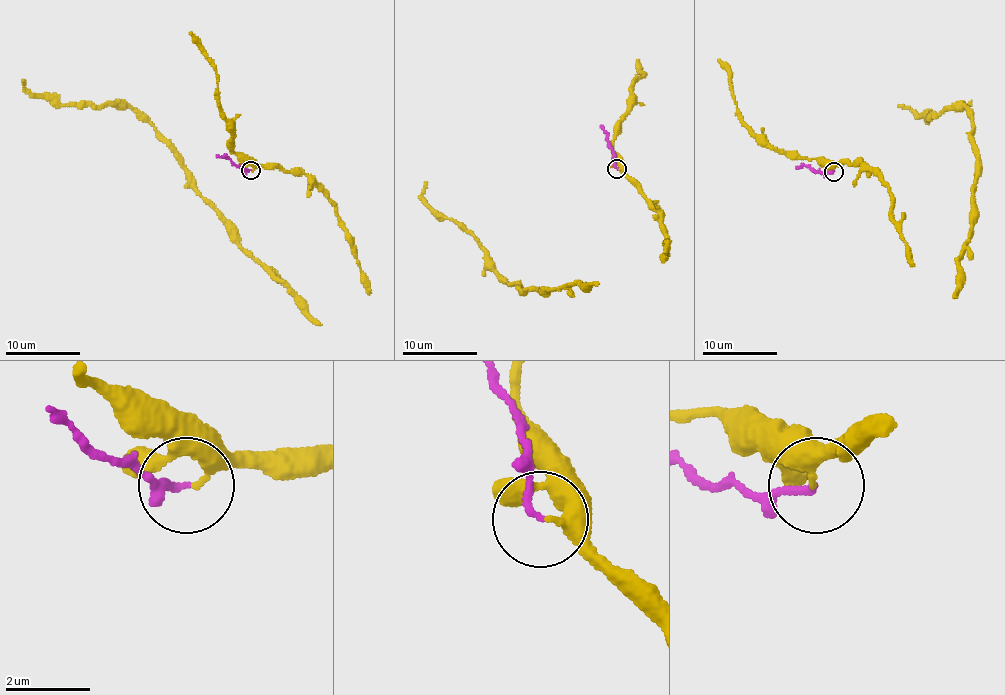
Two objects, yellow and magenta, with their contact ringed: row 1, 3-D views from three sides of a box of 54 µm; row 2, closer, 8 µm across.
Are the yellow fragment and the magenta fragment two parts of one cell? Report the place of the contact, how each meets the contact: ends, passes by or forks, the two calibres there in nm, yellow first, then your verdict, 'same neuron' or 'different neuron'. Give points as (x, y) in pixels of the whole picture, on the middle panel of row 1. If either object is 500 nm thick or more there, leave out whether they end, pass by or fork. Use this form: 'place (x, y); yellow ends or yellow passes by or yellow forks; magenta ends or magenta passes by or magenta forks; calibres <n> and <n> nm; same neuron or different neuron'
place (616, 169); yellow passes by; magenta ends; calibres 240 and 170 nm; different neuron

